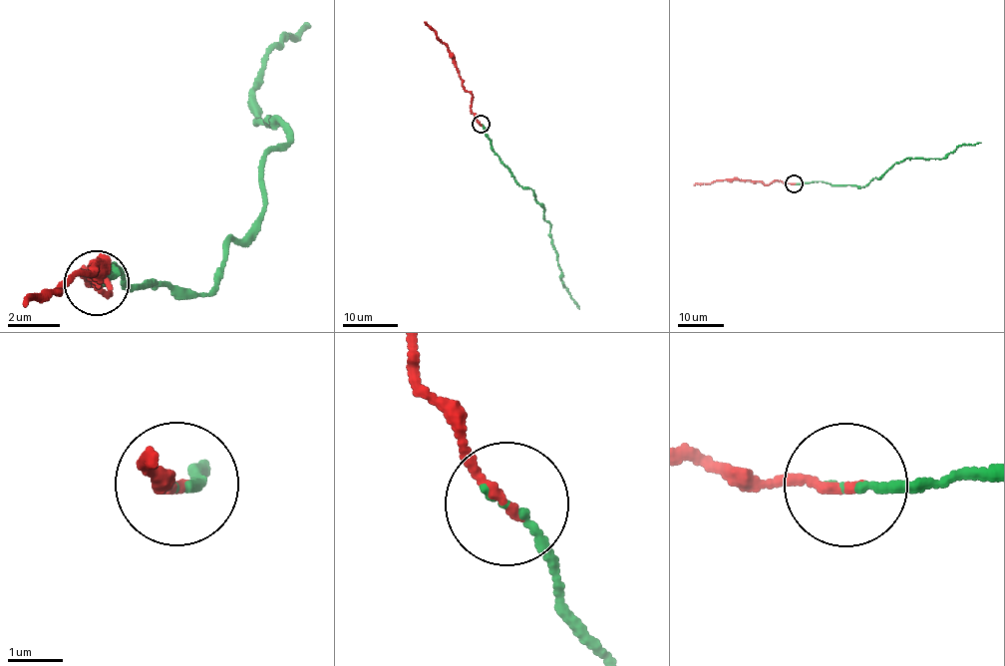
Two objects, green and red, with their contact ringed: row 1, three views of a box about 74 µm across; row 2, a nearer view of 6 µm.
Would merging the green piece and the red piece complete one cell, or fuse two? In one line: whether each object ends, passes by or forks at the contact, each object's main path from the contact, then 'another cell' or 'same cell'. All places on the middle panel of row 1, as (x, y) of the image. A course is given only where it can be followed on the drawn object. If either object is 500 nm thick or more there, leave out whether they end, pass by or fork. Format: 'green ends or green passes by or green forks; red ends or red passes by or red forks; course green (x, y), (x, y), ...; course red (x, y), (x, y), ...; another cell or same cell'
green ends; red ends; course green (481, 125), (490, 141), (491, 149), (513, 178), (532, 189), (544, 209), (561, 274), (559, 278), (579, 309); course red (481, 125), (471, 111), (472, 96), (462, 85), (455, 57), (425, 22); another cell

